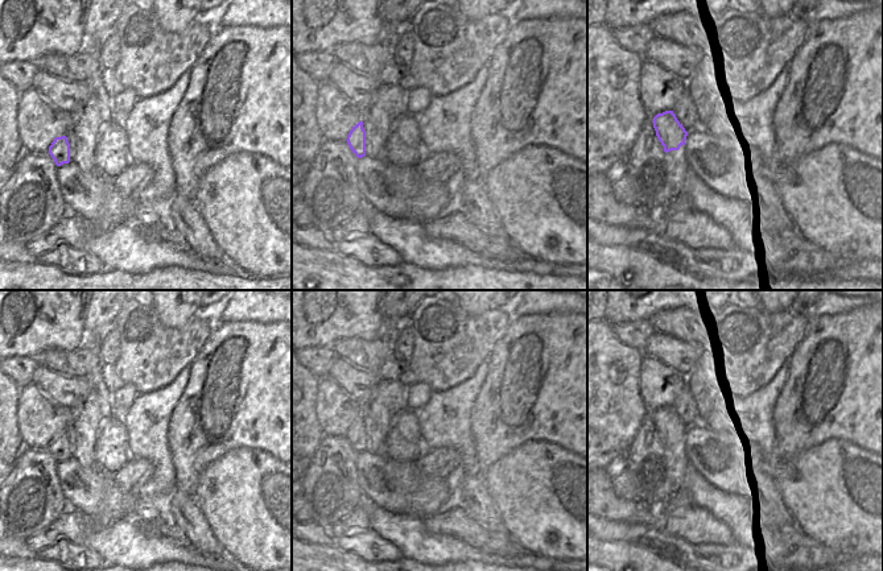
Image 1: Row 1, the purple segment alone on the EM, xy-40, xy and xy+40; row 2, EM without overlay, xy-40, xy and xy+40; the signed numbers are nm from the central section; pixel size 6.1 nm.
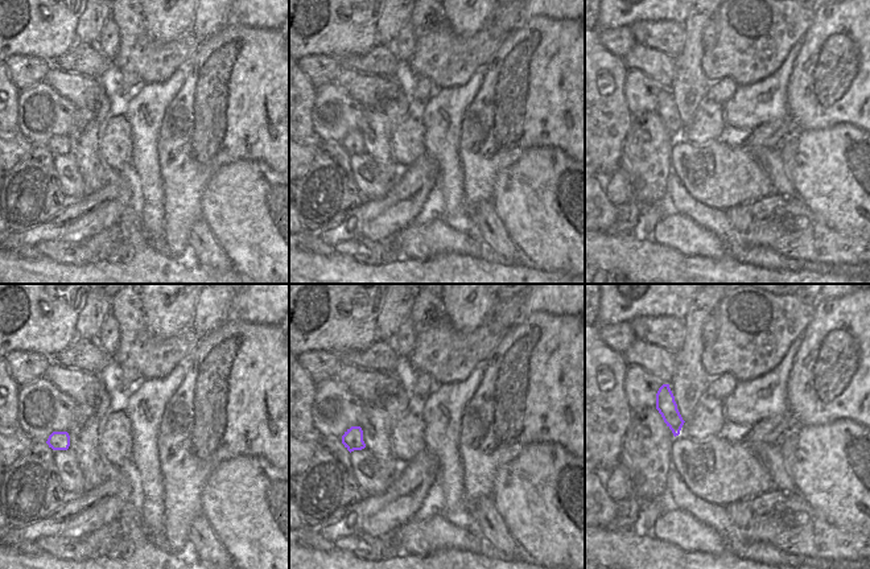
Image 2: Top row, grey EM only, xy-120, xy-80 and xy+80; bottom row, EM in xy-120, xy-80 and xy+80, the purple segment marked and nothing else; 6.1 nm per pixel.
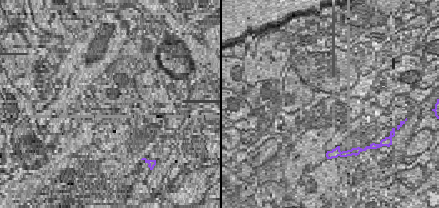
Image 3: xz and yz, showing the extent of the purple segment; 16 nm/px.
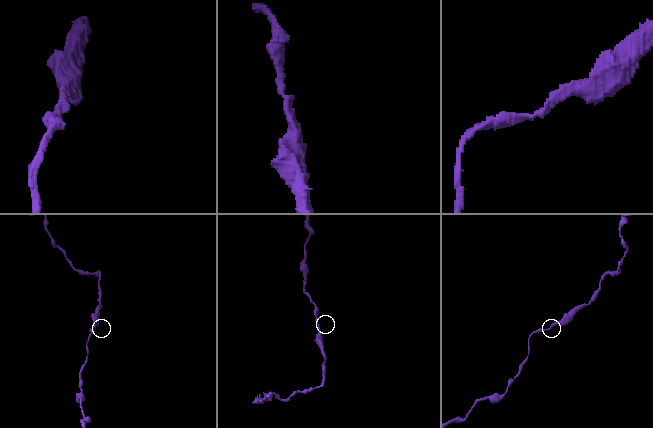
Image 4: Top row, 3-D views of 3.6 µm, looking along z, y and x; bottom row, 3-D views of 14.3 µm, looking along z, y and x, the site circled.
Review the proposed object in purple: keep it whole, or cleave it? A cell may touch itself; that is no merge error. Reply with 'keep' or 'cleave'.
keep

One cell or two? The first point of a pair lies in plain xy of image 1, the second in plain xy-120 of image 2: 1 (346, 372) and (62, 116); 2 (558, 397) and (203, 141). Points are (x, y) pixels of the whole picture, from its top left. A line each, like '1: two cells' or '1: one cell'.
1: one cell
2: one cell

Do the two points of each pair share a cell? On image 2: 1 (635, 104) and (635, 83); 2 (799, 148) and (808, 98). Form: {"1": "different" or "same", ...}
{"1": "same", "2": "different"}

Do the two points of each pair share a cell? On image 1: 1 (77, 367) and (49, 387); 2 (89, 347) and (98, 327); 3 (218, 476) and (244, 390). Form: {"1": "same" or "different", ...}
{"1": "different", "2": "different", "3": "different"}

